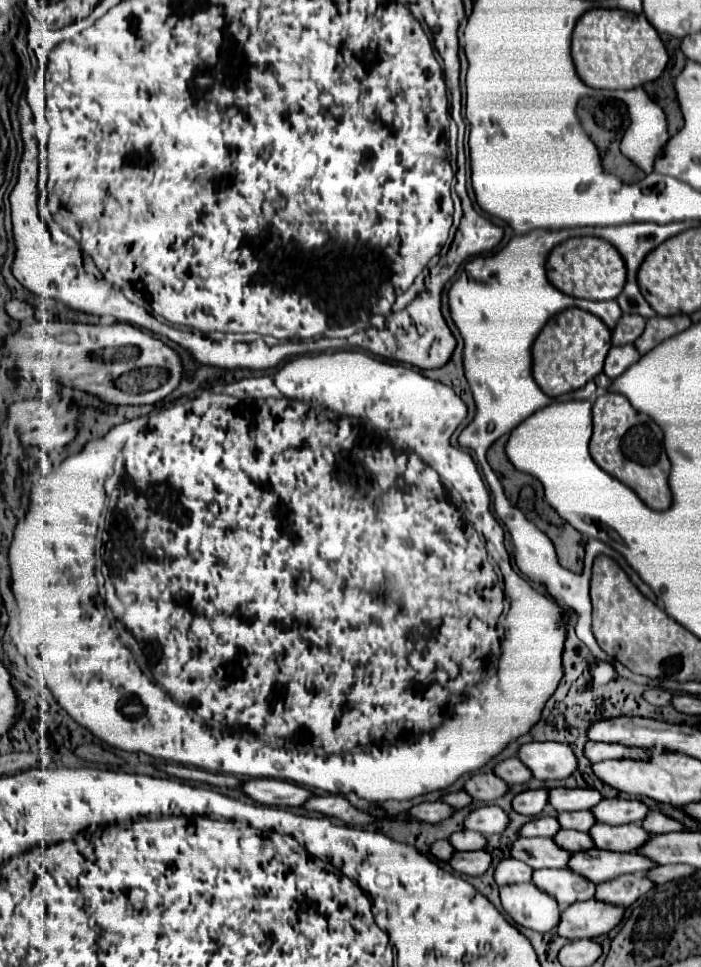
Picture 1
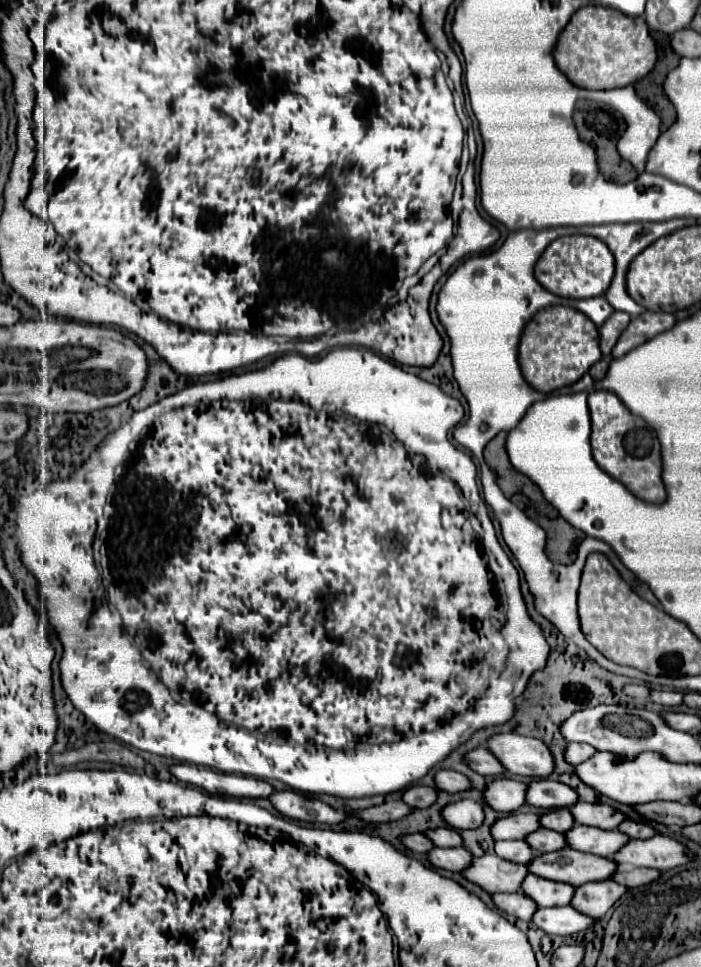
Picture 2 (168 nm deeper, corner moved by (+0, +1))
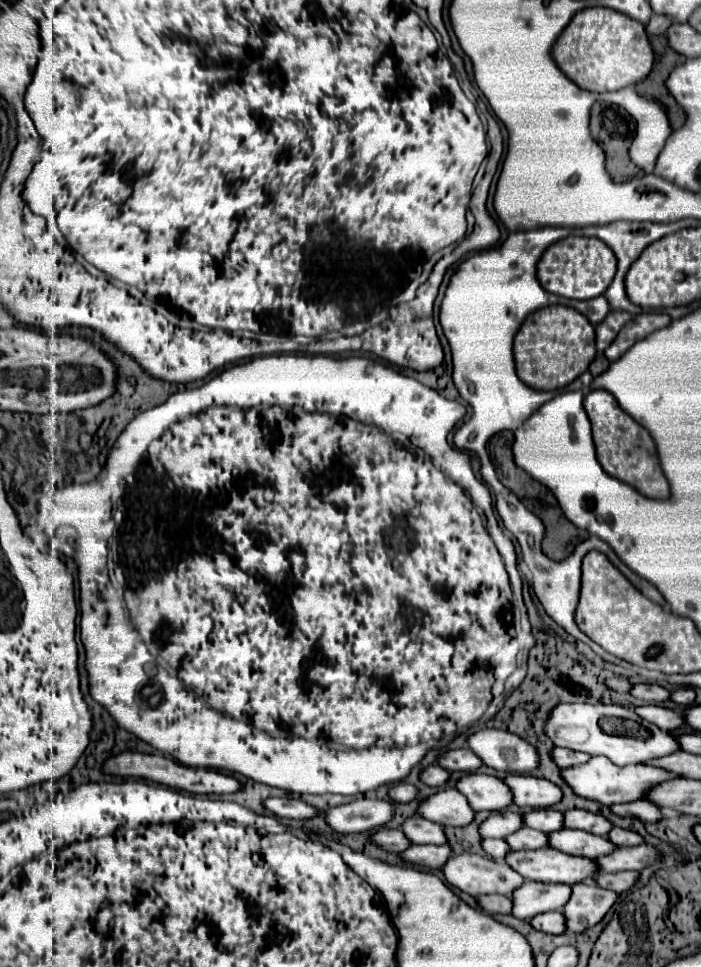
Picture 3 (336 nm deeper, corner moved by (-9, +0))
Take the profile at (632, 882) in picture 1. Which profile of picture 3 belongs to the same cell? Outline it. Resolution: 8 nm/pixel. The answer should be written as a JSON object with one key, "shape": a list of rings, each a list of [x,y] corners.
{"shape":[[[594,882],[586,884],[574,884],[572,896],[568,904],[564,906],[566,926],[570,932],[584,932],[586,928],[592,928],[598,924],[606,912],[614,906],[618,894],[612,890],[600,890]]]}

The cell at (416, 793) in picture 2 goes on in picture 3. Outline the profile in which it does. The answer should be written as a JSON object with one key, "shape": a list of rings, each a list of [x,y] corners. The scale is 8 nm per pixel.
{"shape":[[[400,782],[396,786],[390,788],[390,798],[394,802],[412,802],[414,798],[418,798],[418,788],[412,786],[412,784],[406,784],[406,782]]]}

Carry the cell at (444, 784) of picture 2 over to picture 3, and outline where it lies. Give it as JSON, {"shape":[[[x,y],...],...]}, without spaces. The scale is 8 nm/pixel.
{"shape":[[[428,766],[420,778],[428,786],[444,786],[450,780],[450,772],[440,766]]]}

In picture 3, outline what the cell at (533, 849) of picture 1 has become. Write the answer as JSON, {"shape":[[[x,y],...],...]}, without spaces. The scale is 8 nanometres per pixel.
{"shape":[[[482,840],[482,848],[494,860],[504,860],[504,856],[510,852],[508,842],[504,840]]]}

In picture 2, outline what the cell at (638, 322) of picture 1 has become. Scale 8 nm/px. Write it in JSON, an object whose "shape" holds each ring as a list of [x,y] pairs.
{"shape":[[[615,311],[601,327],[599,327],[599,349],[603,353],[603,357],[607,357],[613,349],[613,345],[617,343],[621,331],[627,327],[627,323],[631,321],[631,317],[623,311]]]}

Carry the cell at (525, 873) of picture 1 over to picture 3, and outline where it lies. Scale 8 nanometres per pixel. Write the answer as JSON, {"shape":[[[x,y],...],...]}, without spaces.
{"shape":[[[480,854],[452,856],[444,866],[444,876],[450,884],[472,896],[482,894],[512,894],[524,878],[504,864],[504,860],[492,860]]]}

